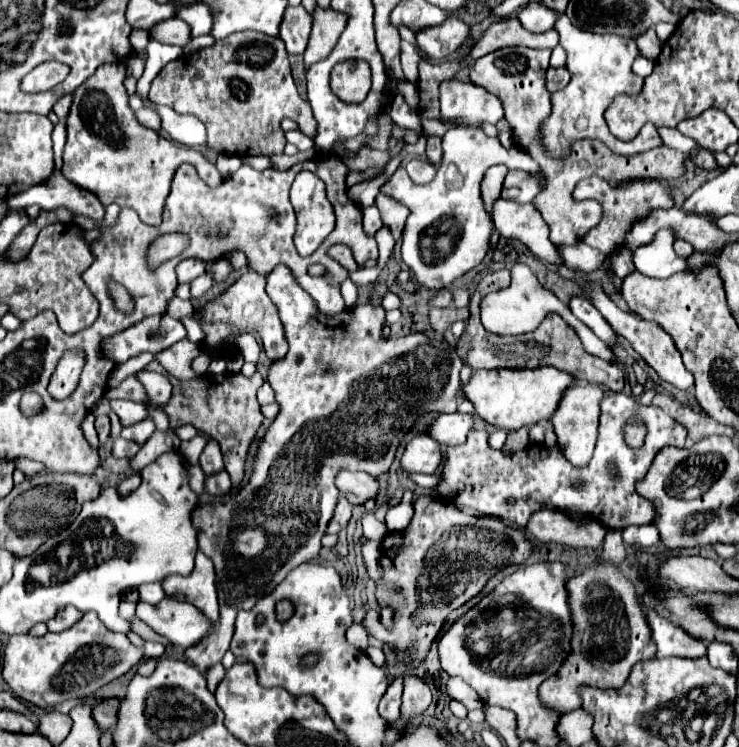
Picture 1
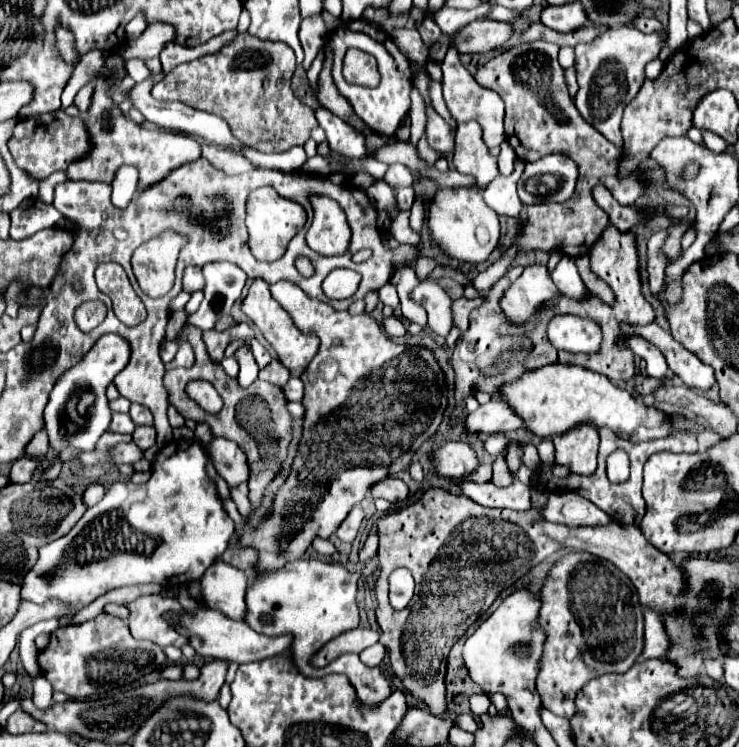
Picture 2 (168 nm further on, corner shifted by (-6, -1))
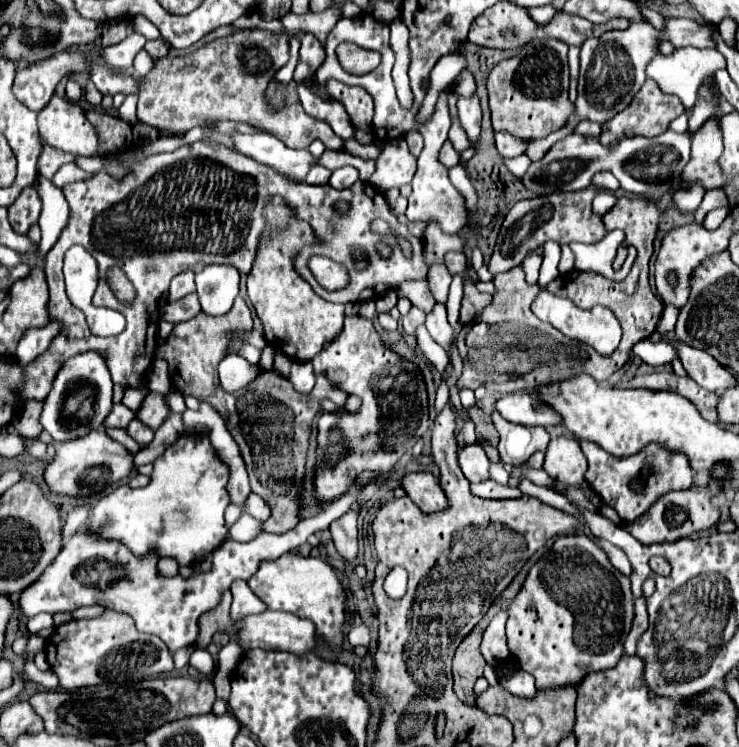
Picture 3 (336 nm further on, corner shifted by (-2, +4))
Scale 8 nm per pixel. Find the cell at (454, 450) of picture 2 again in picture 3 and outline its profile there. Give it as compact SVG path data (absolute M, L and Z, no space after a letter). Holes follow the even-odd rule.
M478 443L460 447L458 463L468 481L480 483L480 481L488 479L488 457L486 457L486 451Z

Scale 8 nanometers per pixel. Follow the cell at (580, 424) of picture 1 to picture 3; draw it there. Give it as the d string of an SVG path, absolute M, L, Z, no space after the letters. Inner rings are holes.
M556 437L548 443L544 471L558 481L576 485L584 481L588 461L582 453L580 441L574 437Z

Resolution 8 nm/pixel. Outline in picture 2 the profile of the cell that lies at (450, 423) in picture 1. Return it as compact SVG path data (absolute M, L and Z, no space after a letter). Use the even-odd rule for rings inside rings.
M494 398L484 406L478 406L472 414L466 418L466 428L470 432L484 432L484 434L496 434L496 432L512 432L524 428L522 418L506 406L504 400Z

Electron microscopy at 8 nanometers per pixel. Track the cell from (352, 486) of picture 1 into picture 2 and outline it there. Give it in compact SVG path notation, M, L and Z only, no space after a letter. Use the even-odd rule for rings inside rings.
M384 478L382 482L374 484L374 490L370 490L374 498L386 498L390 502L406 502L410 498L408 486L398 478Z

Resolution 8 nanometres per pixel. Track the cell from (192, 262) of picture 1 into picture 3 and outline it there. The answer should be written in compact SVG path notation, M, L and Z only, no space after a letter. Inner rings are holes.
M182 271L170 283L170 301L178 301L188 293L194 293L194 271Z

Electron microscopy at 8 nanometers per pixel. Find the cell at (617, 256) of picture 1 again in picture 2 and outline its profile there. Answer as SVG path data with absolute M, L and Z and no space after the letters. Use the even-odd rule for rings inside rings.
M660 230L648 240L648 280L650 280L650 290L654 294L658 294L664 282L664 266L668 260L666 260L666 254L662 252L662 246L666 238L668 234Z

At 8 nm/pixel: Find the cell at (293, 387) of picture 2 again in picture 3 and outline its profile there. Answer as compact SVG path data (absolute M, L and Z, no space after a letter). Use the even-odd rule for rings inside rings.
M294 361L292 363L292 371L288 375L288 381L294 385L294 389L298 393L310 393L314 387L314 373L312 373L312 365L306 361Z

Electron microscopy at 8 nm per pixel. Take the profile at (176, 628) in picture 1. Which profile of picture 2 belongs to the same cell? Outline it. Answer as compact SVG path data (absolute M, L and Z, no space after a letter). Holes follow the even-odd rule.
M198 610L196 616L186 612L180 618L178 630L182 630L182 634L190 634L190 638L192 638L190 644L204 658L216 658L216 660L226 660L226 662L236 662L236 664L256 662L256 660L284 654L290 650L290 644L292 644L292 634L280 634L280 636L258 634L244 620L240 620L240 622L230 620L228 616L224 616L218 610Z

